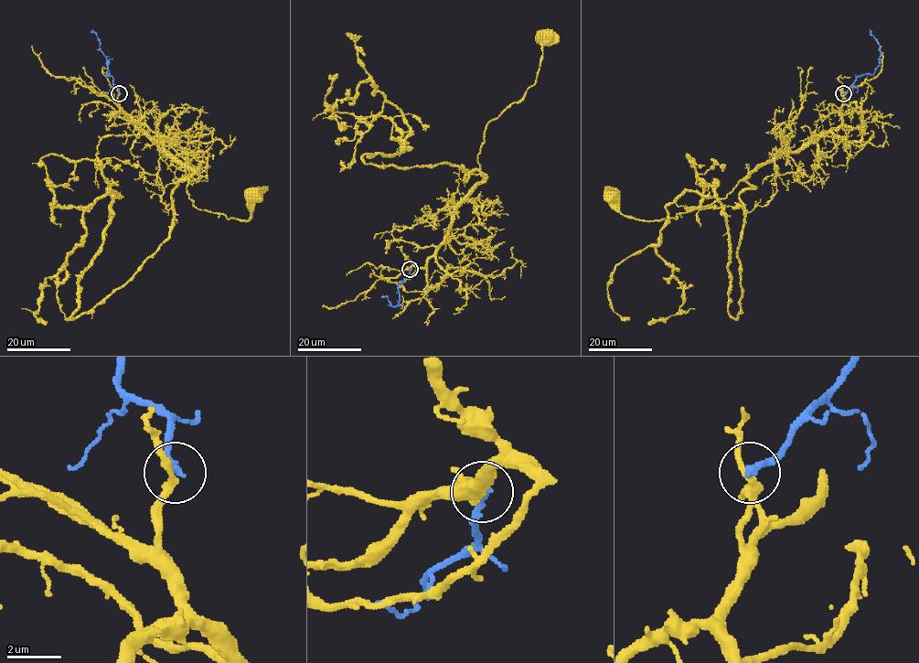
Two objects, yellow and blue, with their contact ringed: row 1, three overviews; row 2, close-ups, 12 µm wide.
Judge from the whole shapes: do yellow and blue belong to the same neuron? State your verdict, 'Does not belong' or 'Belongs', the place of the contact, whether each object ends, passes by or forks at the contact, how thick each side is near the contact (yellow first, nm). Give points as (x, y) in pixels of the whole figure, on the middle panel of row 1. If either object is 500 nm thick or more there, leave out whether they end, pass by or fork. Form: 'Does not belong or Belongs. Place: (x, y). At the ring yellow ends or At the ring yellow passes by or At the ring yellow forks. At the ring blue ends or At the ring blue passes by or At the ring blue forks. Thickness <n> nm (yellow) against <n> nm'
Does not belong. Place: (410, 269). At the ring yellow passes by. At the ring blue ends. Thickness 260 nm (yellow) against 280 nm

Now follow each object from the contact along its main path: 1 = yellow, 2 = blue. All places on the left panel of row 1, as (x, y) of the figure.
1: (119, 93), (117, 105), (136, 128), (192, 171), (187, 192), (196, 207), (229, 219), (248, 219), (252, 194)
2: (119, 93), (112, 78), (107, 74), (106, 57), (92, 29)

